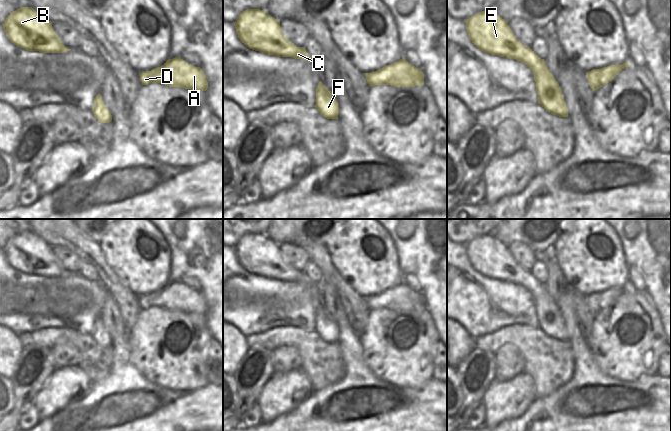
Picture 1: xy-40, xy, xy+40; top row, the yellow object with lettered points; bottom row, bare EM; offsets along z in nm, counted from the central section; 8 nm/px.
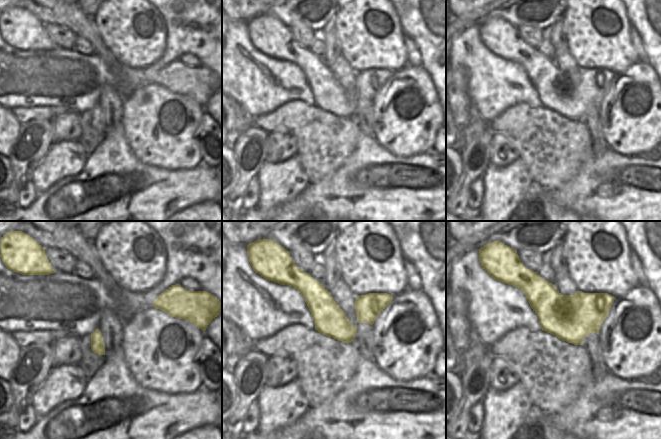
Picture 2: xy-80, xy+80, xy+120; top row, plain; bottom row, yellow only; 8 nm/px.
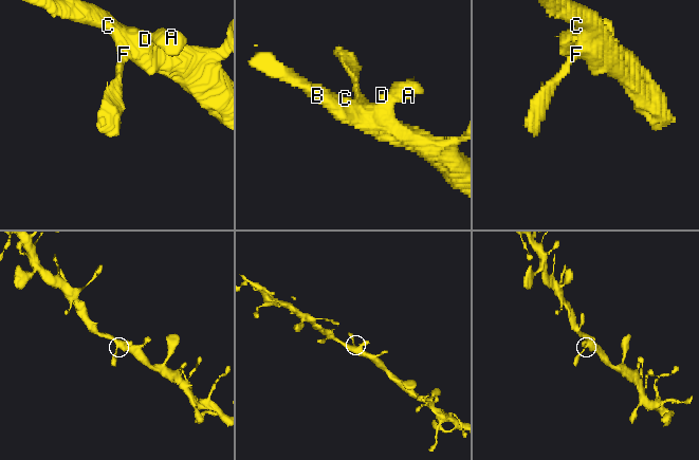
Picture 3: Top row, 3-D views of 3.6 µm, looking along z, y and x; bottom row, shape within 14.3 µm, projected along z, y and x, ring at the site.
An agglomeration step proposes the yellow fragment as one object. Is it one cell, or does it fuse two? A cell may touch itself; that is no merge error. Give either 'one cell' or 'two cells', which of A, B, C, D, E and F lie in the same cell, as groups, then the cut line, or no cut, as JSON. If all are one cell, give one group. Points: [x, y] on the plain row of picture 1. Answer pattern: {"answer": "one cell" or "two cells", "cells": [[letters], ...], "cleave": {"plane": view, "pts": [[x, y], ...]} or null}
{"answer": "one cell", "cells": [["A", "B", "C", "D", "E", "F"]], "cleave": null}

